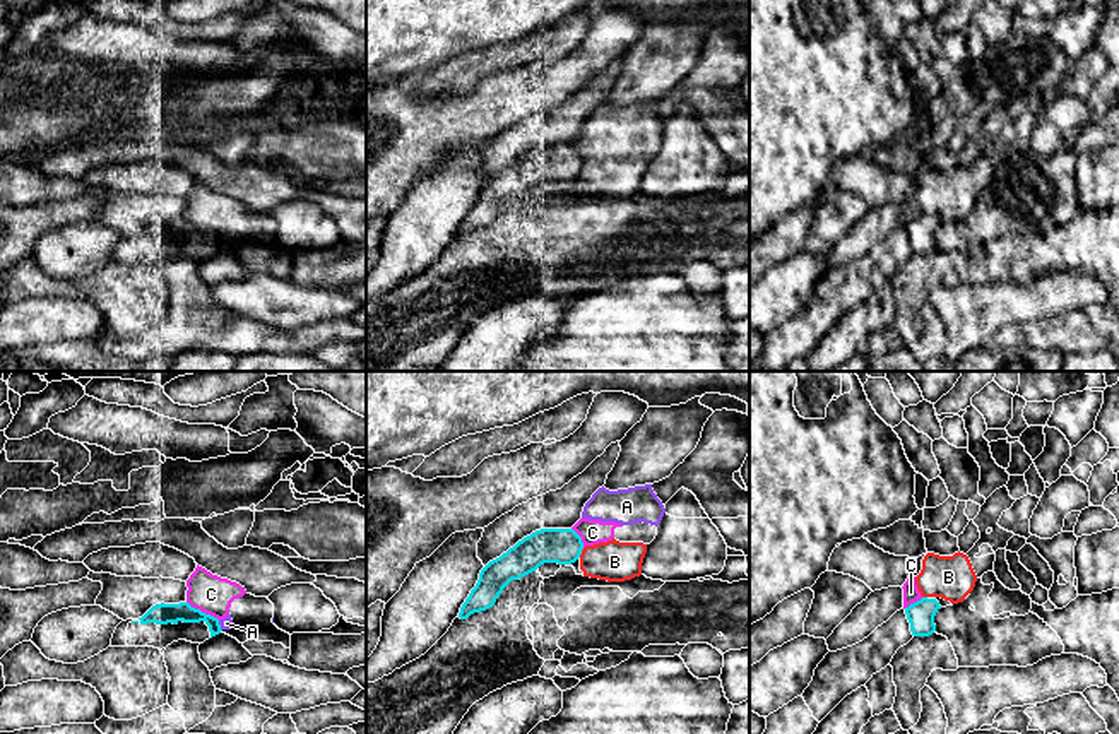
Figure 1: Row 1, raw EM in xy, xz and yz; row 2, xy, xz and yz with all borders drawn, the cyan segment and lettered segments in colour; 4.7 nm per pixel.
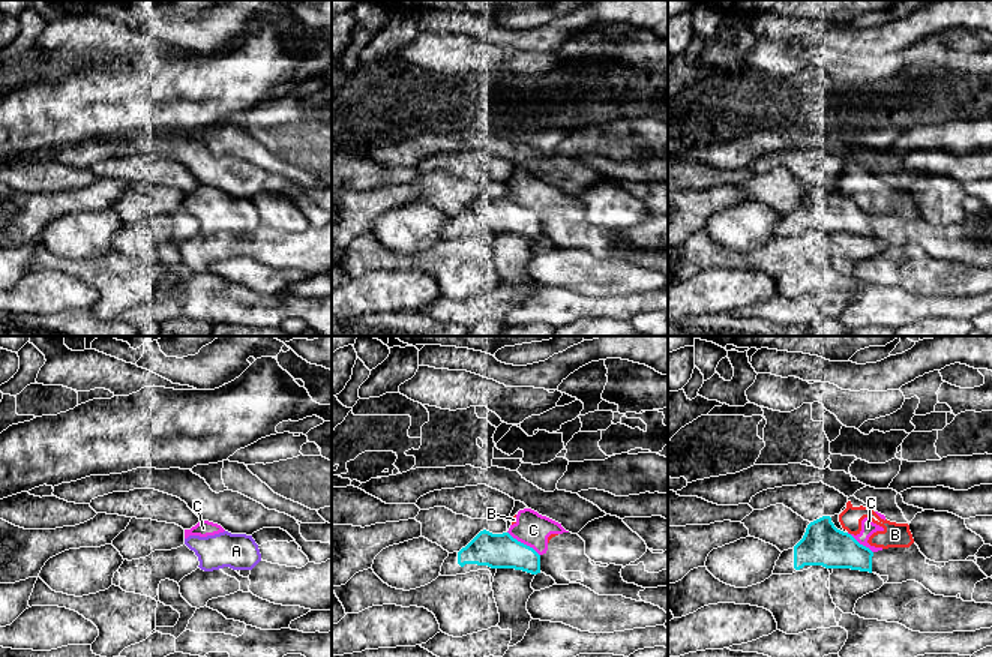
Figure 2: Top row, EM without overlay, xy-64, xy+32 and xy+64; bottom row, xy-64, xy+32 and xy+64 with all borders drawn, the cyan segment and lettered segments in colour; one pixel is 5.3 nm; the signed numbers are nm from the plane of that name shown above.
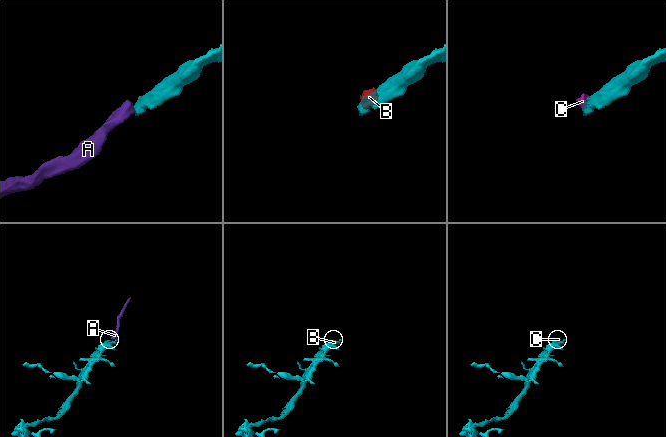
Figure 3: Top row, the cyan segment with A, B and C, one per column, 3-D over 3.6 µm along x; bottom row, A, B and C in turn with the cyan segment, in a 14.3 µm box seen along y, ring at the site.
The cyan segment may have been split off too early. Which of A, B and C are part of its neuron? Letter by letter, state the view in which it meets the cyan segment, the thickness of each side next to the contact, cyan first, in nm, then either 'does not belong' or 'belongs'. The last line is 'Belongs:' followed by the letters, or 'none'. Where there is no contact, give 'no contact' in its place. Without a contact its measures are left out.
A: xy | 100/60 nm | does not belong
B: xz | 170/190 nm | does not belong
C: xy | 100/180 nm | does not belong
Belongs: none

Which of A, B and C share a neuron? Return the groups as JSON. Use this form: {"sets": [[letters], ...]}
{"sets": [["A", "B", "C"]]}

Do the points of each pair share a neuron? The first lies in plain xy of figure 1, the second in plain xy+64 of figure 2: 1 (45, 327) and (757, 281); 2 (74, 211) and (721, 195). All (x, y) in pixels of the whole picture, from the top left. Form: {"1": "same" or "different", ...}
{"1": "same", "2": "same"}

